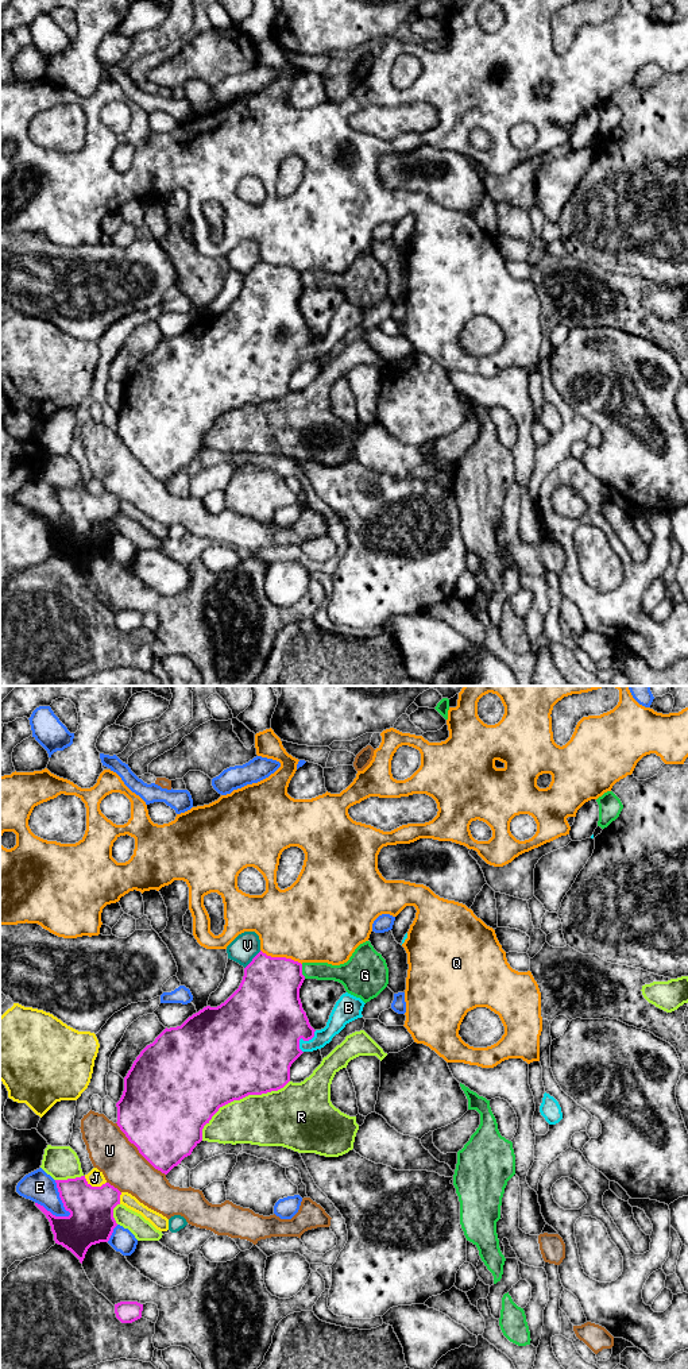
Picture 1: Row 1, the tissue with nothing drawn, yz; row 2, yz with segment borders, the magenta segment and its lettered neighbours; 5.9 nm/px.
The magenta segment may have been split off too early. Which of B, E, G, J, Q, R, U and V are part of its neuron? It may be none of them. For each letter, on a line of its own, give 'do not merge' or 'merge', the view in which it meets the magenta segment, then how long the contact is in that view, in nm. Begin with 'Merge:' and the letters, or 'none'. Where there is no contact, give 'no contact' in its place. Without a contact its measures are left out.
Merge: B
B: merge; meets magenta in yz; contact 160 nm long
E: do not merge; meets magenta in yz; contact 240 nm long
G: do not merge; meets magenta in yz; contact 90 nm long
J: do not merge; meets magenta in yz; contact 140 nm long
Q: do not merge; meets magenta in yz; contact 260 nm long
R: do not merge; meets magenta in yz; contact 650 nm long
U: do not merge; meets magenta in yz; contact 440 nm long
V: do not merge; meets magenta in yz; contact 150 nm long

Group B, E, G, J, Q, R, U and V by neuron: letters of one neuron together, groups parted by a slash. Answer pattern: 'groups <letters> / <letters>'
groups B / E / G / J / Q / R / U / V

